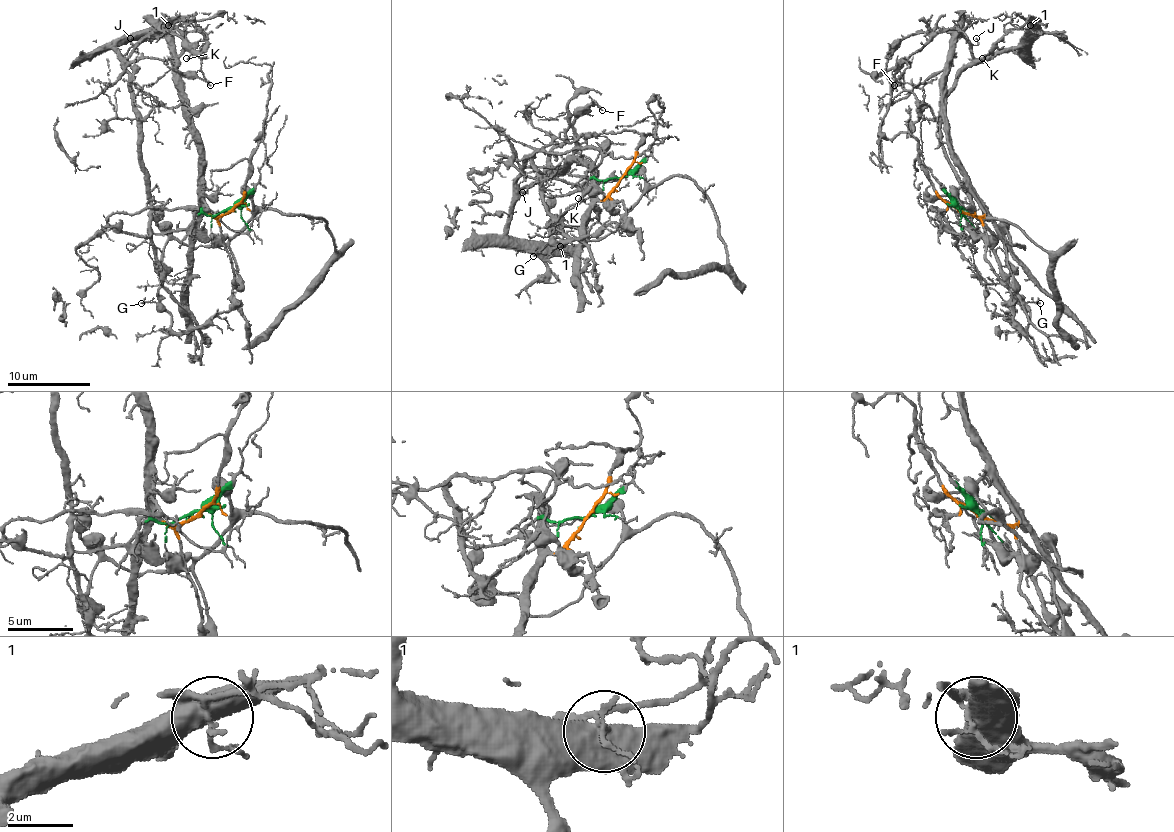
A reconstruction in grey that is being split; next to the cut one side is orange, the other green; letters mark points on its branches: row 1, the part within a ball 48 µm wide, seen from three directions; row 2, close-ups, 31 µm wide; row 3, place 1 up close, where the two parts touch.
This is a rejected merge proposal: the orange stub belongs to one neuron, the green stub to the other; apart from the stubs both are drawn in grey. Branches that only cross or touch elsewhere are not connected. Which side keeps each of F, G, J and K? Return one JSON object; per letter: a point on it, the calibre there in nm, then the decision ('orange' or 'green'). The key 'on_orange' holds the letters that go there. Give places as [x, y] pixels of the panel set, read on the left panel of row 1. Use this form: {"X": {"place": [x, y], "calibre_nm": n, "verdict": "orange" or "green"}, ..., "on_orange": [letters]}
{"F": {"place": [210, 85], "calibre_nm": 130, "verdict": "green"}, "G": {"place": [141, 303], "calibre_nm": 80, "verdict": "green"}, "J": {"place": [130, 38], "calibre_nm": 130, "verdict": "green"}, "K": {"place": [186, 58], "calibre_nm": 140, "verdict": "green"}, "on_orange": []}

